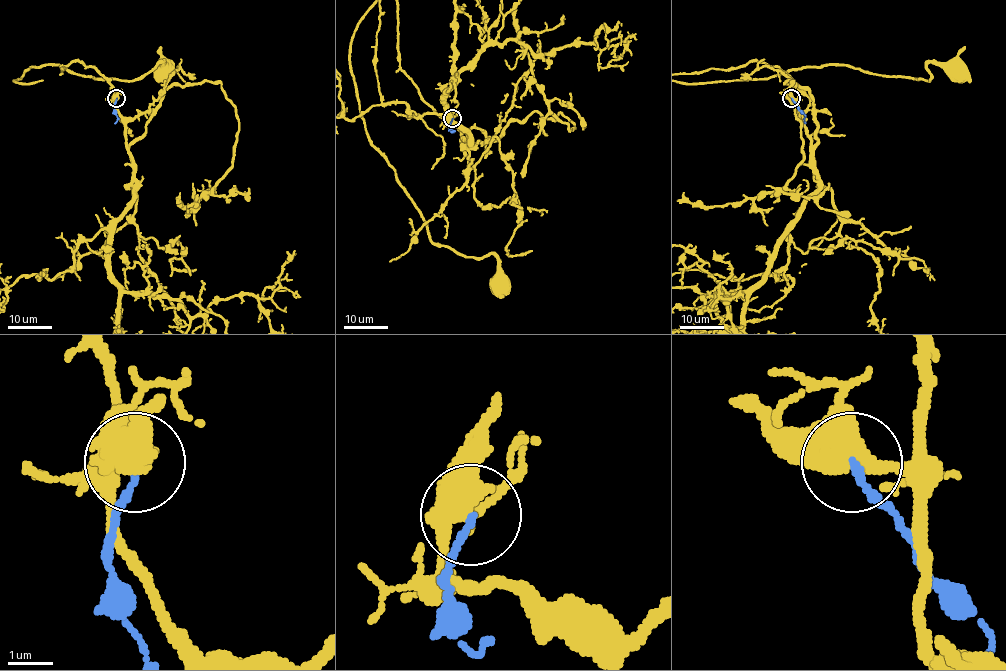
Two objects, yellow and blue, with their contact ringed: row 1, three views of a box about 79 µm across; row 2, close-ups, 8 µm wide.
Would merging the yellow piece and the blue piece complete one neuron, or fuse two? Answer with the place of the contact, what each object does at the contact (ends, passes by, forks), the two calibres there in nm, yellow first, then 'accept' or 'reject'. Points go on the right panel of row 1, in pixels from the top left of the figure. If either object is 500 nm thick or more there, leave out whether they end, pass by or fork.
(791, 98) | 600/160 nm | reject

